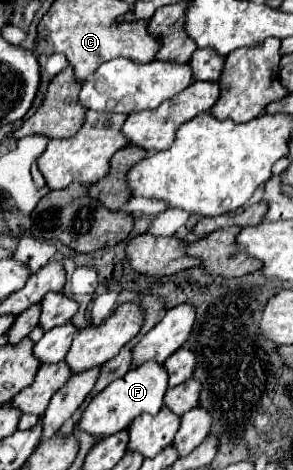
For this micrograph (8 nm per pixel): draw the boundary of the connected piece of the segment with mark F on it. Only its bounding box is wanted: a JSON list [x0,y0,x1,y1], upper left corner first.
[77,363,167,441]

